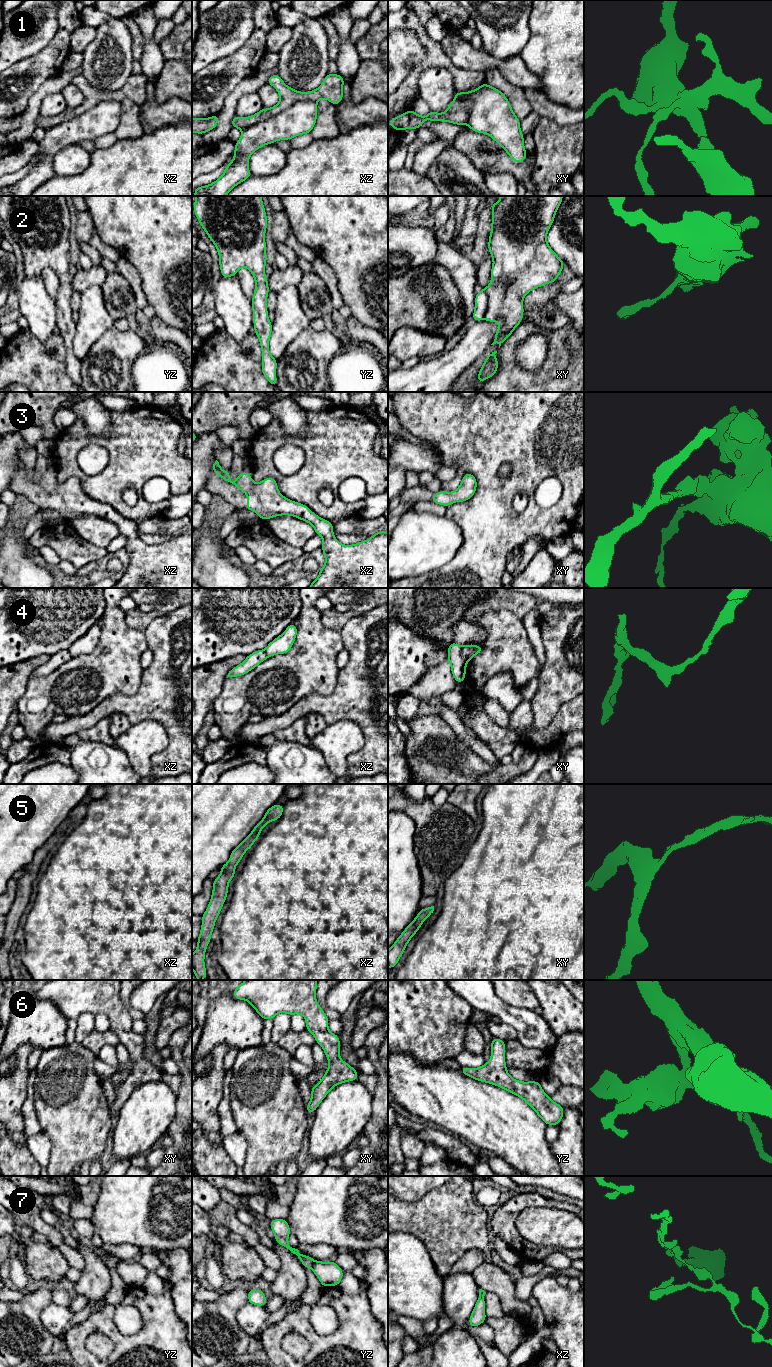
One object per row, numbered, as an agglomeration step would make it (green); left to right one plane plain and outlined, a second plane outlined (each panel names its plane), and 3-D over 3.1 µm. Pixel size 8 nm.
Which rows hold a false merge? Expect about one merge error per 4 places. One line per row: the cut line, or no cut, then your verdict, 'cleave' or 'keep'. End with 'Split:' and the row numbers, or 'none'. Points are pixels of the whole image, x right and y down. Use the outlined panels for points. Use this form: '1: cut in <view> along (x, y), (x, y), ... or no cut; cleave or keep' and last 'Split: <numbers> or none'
1: cut in xz along (316, 101), (298, 100), (278, 113), (248, 125), (242, 130); cleave
2: no cut; keep
3: no cut; keep
4: cut in xy along (462, 646), (462, 659), (465, 664); cleave
5: no cut; keep
6: no cut; keep
7: cut in yz along (315, 1262), (312, 1268); cleave
Split: 1, 4, 7

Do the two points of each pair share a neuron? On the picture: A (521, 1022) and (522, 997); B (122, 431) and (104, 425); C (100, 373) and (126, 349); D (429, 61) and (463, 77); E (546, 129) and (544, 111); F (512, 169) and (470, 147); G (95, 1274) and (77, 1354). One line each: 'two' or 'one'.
A: two
B: two
C: one
D: one
E: two
F: one
G: two

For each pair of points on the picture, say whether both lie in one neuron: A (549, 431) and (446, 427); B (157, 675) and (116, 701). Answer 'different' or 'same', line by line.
A: same
B: same

